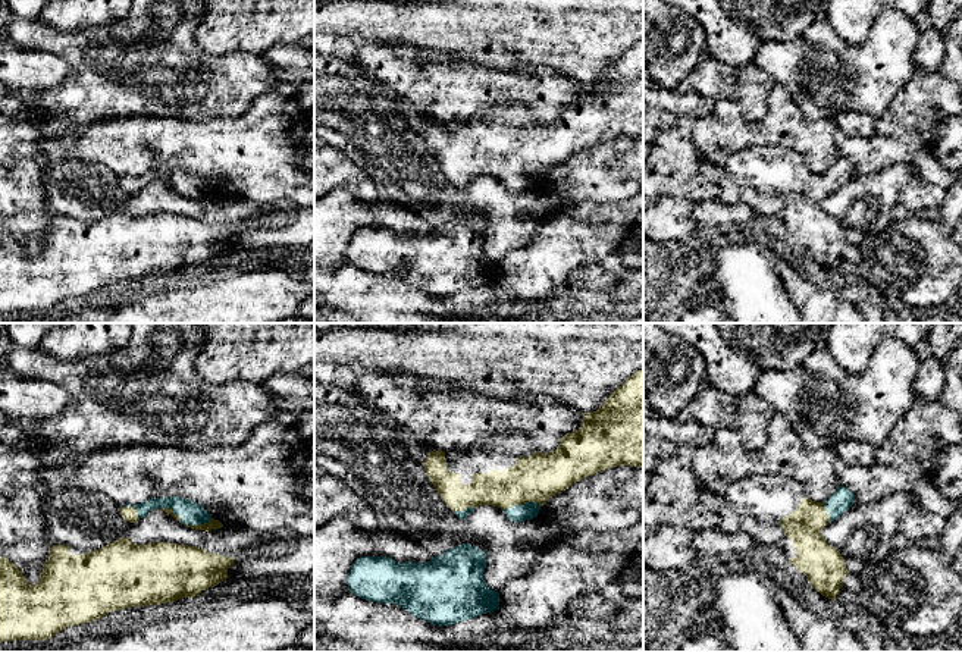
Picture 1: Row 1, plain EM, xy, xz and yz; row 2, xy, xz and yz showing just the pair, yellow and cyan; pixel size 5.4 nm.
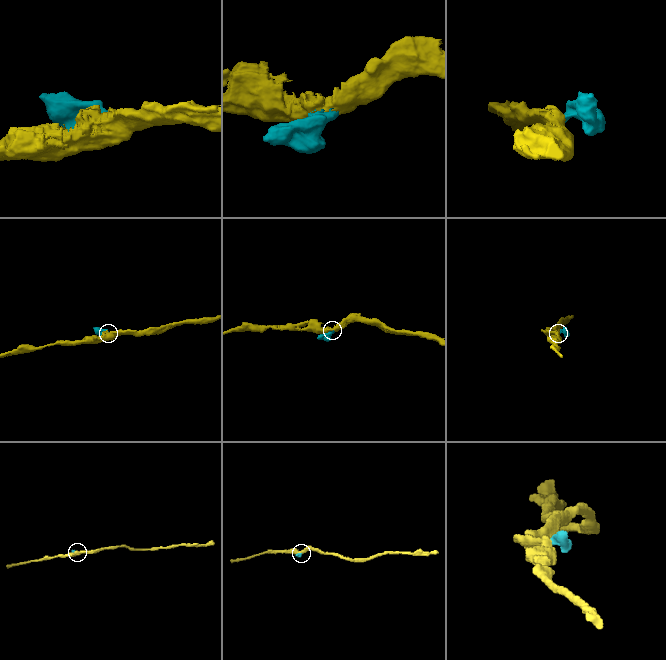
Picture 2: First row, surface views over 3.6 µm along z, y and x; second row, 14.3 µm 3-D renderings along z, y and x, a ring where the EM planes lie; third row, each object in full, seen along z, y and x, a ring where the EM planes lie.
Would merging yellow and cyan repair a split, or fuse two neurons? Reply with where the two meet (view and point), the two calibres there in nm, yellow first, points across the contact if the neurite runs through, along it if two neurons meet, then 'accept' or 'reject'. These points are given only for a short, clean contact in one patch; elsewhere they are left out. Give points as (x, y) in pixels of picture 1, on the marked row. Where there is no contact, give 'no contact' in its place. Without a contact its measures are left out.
xz (520, 504) | 260/100 nm | across xz (533, 479), (520, 492), (520, 504), (526, 511) | accept

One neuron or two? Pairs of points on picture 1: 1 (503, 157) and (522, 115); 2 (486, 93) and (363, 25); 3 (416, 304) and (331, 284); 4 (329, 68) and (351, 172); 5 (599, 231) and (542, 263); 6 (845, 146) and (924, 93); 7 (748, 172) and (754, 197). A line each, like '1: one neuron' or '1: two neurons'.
1: one neuron
2: two neurons
3: one neuron
4: two neurons
5: one neuron
6: one neuron
7: two neurons

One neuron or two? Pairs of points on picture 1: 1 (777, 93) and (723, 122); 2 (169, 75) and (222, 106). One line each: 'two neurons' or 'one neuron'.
1: one neuron
2: one neuron

